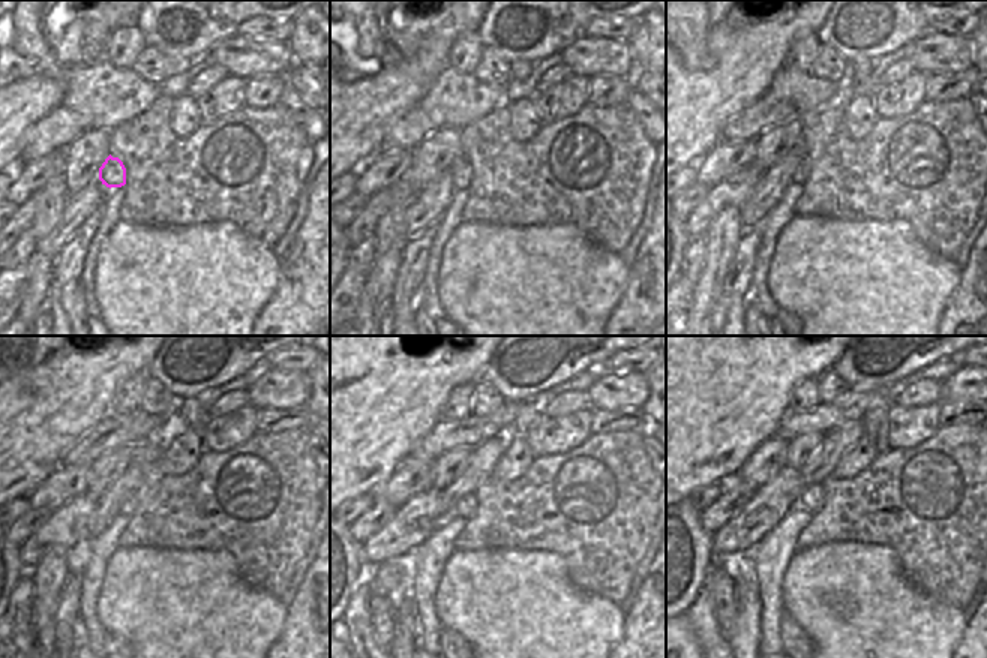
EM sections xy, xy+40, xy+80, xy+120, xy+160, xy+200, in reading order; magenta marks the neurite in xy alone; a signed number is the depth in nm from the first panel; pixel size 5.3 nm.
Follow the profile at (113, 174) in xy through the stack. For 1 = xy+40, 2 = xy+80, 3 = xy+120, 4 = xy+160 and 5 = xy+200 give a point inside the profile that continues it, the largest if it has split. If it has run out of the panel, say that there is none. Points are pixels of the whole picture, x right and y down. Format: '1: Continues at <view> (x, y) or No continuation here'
1: Continues at xy+40 (456, 168)
2: Continues at xy+80 (803, 170)
3: Continues at xy+120 (129, 505)
4: Continues at xy+160 (467, 505)
5: Continues at xy+200 (804, 501).

